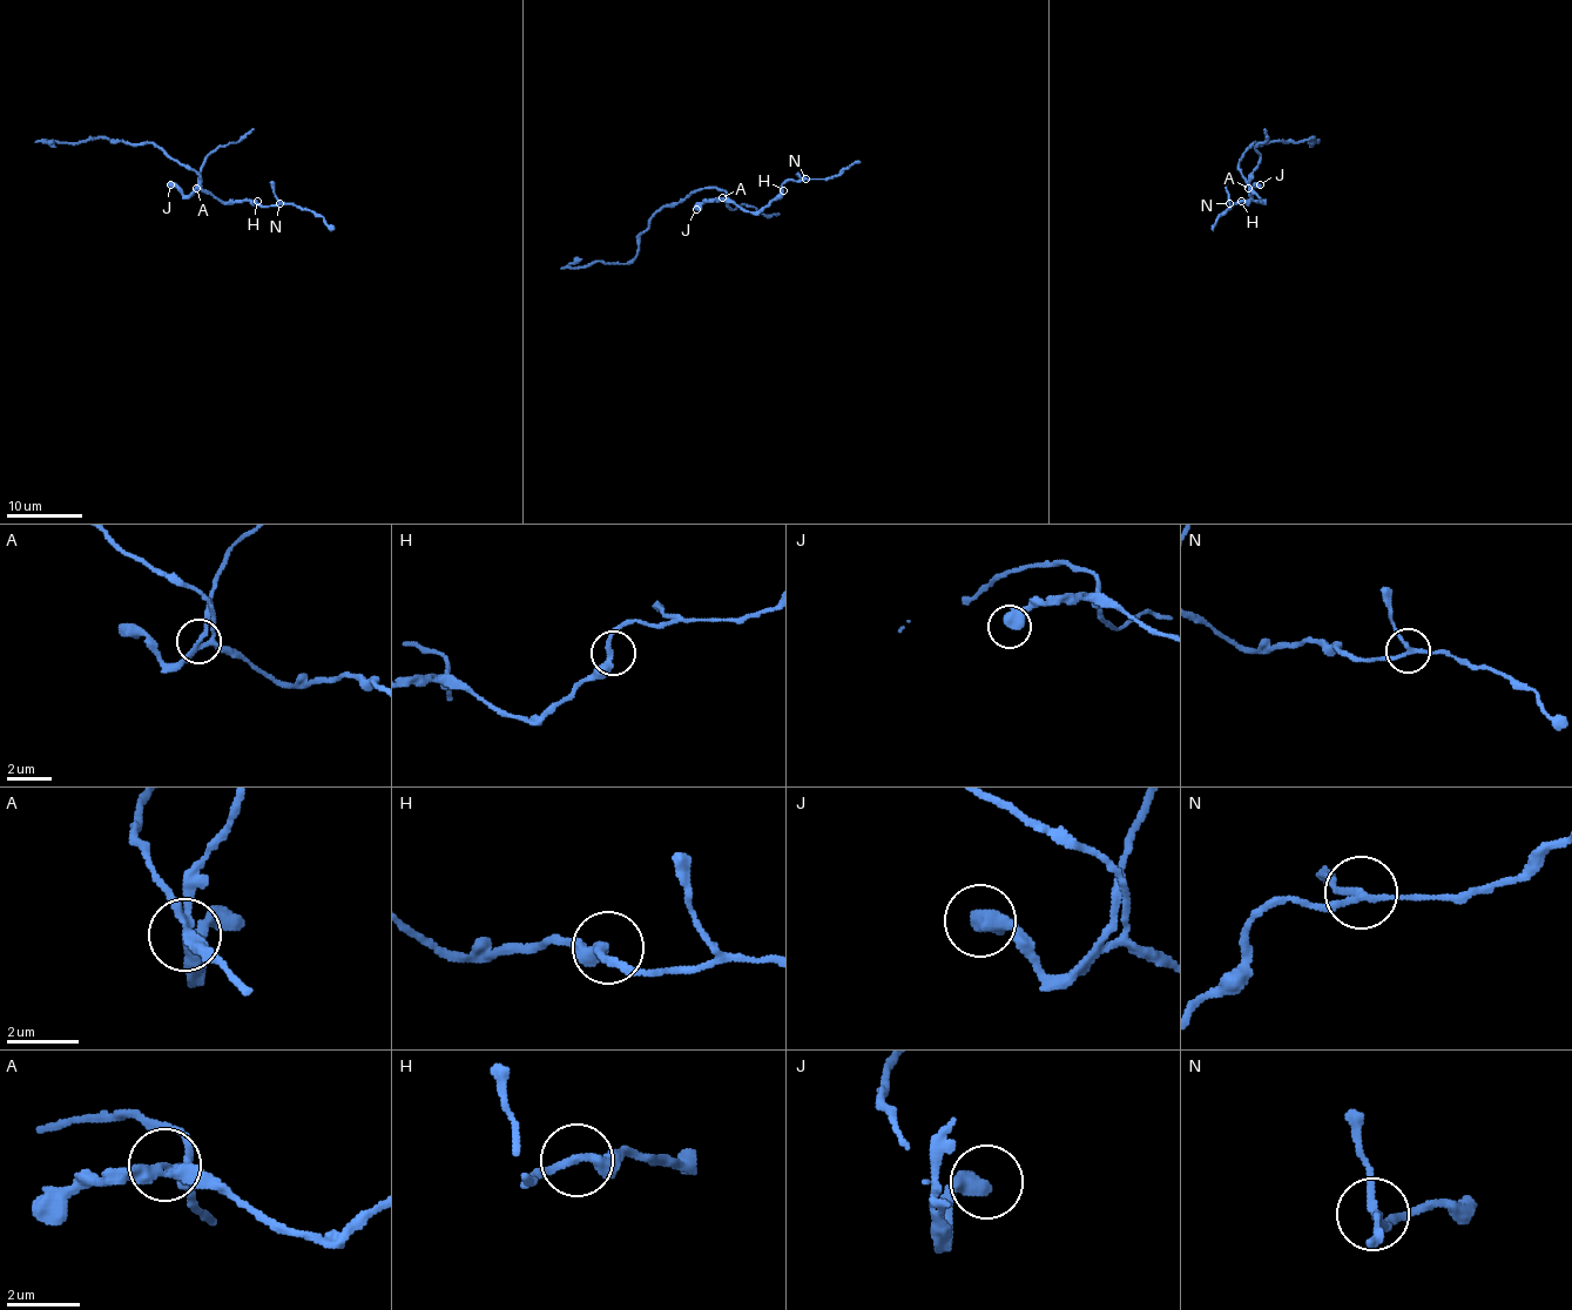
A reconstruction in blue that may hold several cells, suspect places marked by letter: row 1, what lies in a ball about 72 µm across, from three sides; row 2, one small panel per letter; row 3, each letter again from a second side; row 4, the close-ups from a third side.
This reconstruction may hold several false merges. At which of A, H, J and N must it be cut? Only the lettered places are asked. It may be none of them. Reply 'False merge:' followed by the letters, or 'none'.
False merge: A

